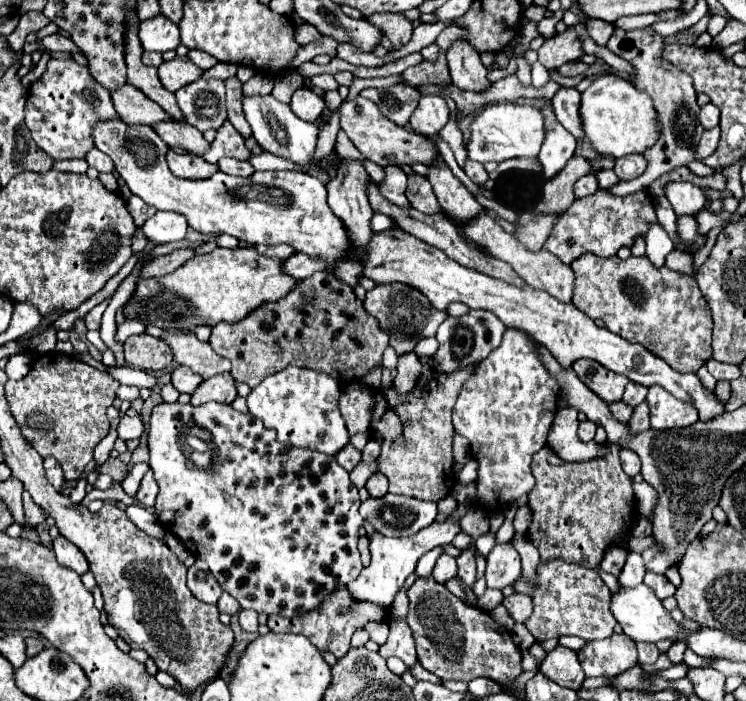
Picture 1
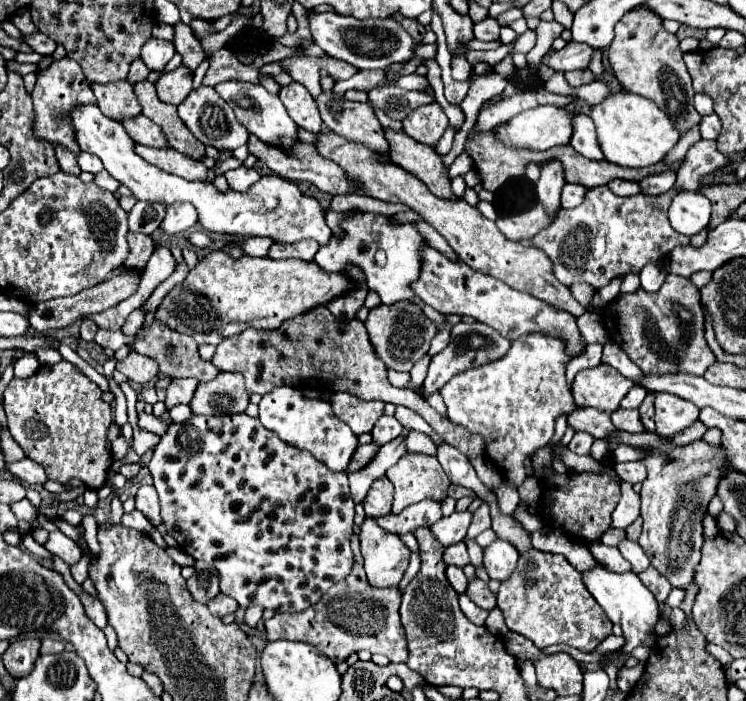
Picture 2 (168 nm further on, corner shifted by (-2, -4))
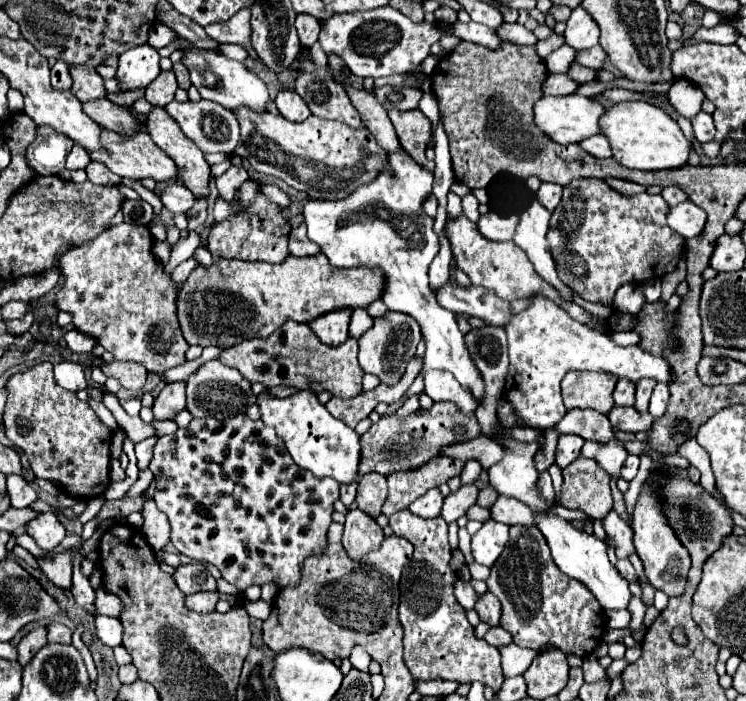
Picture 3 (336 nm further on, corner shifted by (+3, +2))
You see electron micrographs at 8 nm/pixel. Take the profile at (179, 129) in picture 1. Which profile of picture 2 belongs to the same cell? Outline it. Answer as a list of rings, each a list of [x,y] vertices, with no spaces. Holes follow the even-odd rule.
[[[134,116],[134,118],[122,118],[120,124],[124,126],[126,134],[144,146],[152,146],[152,148],[166,148],[166,138],[162,138],[162,132],[158,130],[158,126],[154,126],[154,122],[150,122],[146,116]]]

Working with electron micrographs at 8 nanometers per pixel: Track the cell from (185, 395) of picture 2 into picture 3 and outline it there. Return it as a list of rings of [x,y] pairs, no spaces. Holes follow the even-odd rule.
[[[185,382],[167,384],[153,404],[153,414],[157,420],[173,418],[181,408],[185,408]]]

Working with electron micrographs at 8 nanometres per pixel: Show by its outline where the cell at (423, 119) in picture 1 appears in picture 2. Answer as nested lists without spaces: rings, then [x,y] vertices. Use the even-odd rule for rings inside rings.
[[[432,102],[432,104],[420,106],[418,110],[414,110],[414,114],[404,118],[402,128],[412,140],[434,148],[442,138],[444,130],[448,128],[448,118],[444,110],[436,102]]]

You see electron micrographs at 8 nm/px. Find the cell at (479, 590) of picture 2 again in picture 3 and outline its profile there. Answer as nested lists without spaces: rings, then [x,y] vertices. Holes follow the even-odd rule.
[[[485,592],[477,598],[477,604],[475,604],[475,610],[479,612],[481,620],[491,624],[491,626],[497,626],[499,624],[499,616],[501,616],[501,604],[499,600],[491,594],[491,592]]]

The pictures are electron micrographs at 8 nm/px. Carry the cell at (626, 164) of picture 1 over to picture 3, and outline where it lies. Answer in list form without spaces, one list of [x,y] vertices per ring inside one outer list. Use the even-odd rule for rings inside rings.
[[[677,80],[677,84],[669,88],[667,96],[669,104],[687,120],[691,120],[697,112],[701,112],[701,102],[705,98],[701,88],[689,80]]]

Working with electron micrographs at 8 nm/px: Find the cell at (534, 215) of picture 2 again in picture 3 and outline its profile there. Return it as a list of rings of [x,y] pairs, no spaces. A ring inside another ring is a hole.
[[[487,212],[485,216],[481,216],[477,220],[477,226],[479,226],[479,232],[485,238],[497,240],[497,242],[505,242],[505,240],[513,240],[513,232],[517,228],[517,220],[519,220],[519,214],[501,216],[497,212]]]

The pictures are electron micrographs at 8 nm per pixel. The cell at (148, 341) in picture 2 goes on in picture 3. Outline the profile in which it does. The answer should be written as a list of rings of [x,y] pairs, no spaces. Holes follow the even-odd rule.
[[[119,224],[105,230],[95,240],[67,250],[61,258],[61,272],[65,276],[65,284],[57,294],[57,306],[61,310],[71,312],[73,326],[97,338],[101,346],[109,350],[117,360],[139,362],[149,372],[163,374],[165,370],[185,362],[185,352],[189,344],[179,330],[179,322],[175,314],[175,298],[179,284],[173,284],[171,276],[163,272],[163,268],[155,262],[151,246],[153,246],[153,236],[147,226]]]

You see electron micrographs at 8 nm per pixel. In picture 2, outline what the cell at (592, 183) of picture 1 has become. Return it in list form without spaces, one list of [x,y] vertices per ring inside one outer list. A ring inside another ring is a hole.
[[[564,184],[562,194],[560,194],[560,206],[562,208],[574,208],[582,202],[582,194],[586,192],[584,186],[578,184]]]

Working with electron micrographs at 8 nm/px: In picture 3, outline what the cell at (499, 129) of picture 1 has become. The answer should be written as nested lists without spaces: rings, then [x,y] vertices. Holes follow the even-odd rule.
[[[571,94],[571,96],[543,96],[535,104],[535,124],[545,136],[555,140],[557,144],[571,144],[571,142],[583,140],[585,136],[599,134],[597,120],[603,112],[605,110],[599,102],[595,102],[591,98],[585,98],[585,96],[577,96],[577,94]]]

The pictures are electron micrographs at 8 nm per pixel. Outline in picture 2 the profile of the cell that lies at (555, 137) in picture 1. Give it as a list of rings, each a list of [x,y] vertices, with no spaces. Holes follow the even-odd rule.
[[[556,162],[542,164],[542,176],[536,182],[536,196],[538,196],[538,202],[544,206],[544,210],[550,218],[554,218],[560,210],[558,194],[560,194],[564,184],[566,182],[562,178],[562,166],[558,166]]]

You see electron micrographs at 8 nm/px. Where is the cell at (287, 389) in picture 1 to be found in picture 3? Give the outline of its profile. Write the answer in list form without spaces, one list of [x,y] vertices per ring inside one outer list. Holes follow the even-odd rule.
[[[263,390],[257,396],[257,406],[261,410],[261,420],[275,428],[277,436],[289,448],[295,464],[303,470],[309,470],[313,476],[335,478],[339,484],[349,484],[359,478],[359,436],[353,428],[333,418],[327,408],[317,400],[317,396],[309,390],[297,392],[287,398],[277,398],[269,390]]]

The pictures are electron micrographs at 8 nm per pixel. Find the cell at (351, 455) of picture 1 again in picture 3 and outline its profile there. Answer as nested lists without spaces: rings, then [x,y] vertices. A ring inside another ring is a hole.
[[[435,402],[429,410],[419,410],[409,420],[399,420],[397,416],[383,416],[379,422],[375,422],[363,436],[361,436],[361,464],[359,474],[367,472],[379,472],[383,476],[397,472],[397,470],[409,470],[425,464],[431,456],[437,456],[439,446],[465,442],[479,436],[479,424],[475,416],[461,414],[451,402]],[[461,424],[467,428],[467,436],[459,438],[455,436],[453,428]]]

